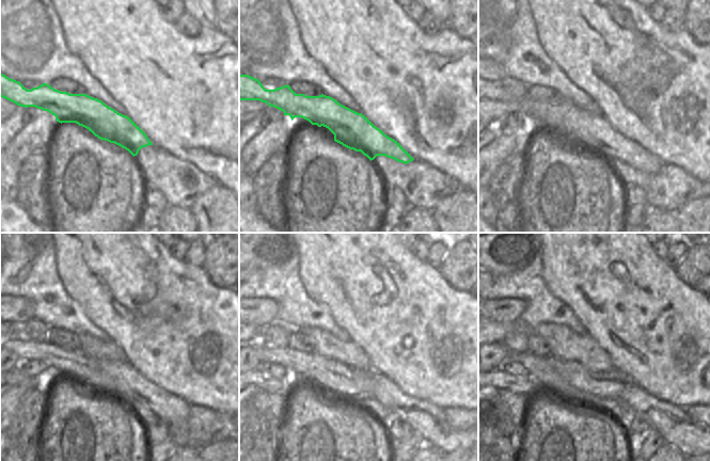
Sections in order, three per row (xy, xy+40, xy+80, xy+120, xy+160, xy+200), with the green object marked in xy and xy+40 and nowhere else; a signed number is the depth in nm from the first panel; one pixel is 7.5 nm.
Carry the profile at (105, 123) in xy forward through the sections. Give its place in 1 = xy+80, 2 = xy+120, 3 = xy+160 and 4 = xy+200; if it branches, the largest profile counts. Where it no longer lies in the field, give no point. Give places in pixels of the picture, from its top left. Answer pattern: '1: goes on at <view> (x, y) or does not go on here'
1: goes on at xy+80 (609, 144)
2: goes on at xy+120 (171, 409)
3: goes on at xy+160 (426, 419)
4: goes on at xy+200 (672, 422)

